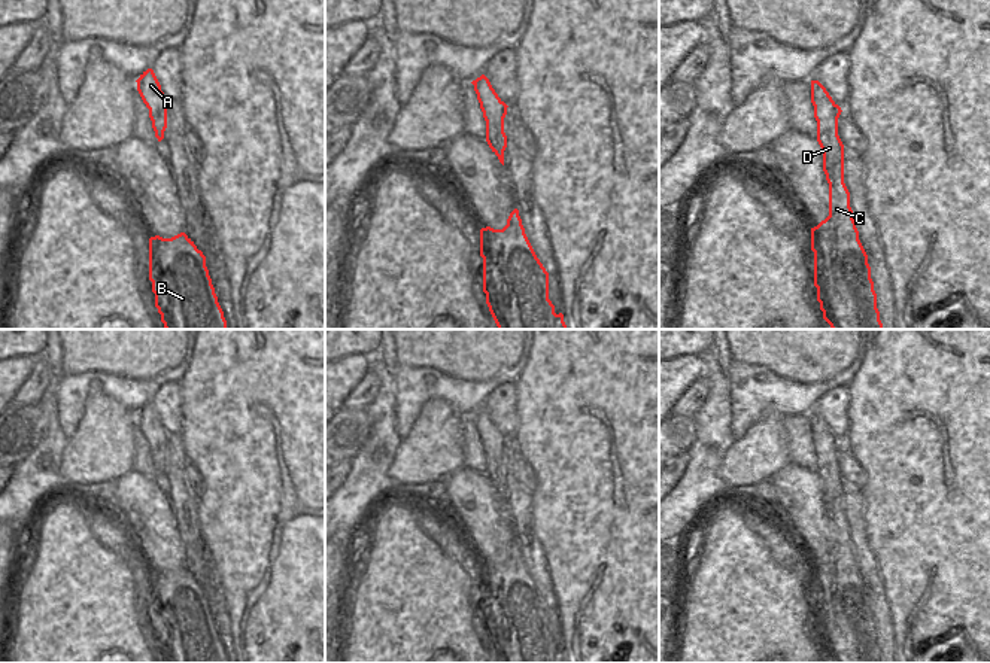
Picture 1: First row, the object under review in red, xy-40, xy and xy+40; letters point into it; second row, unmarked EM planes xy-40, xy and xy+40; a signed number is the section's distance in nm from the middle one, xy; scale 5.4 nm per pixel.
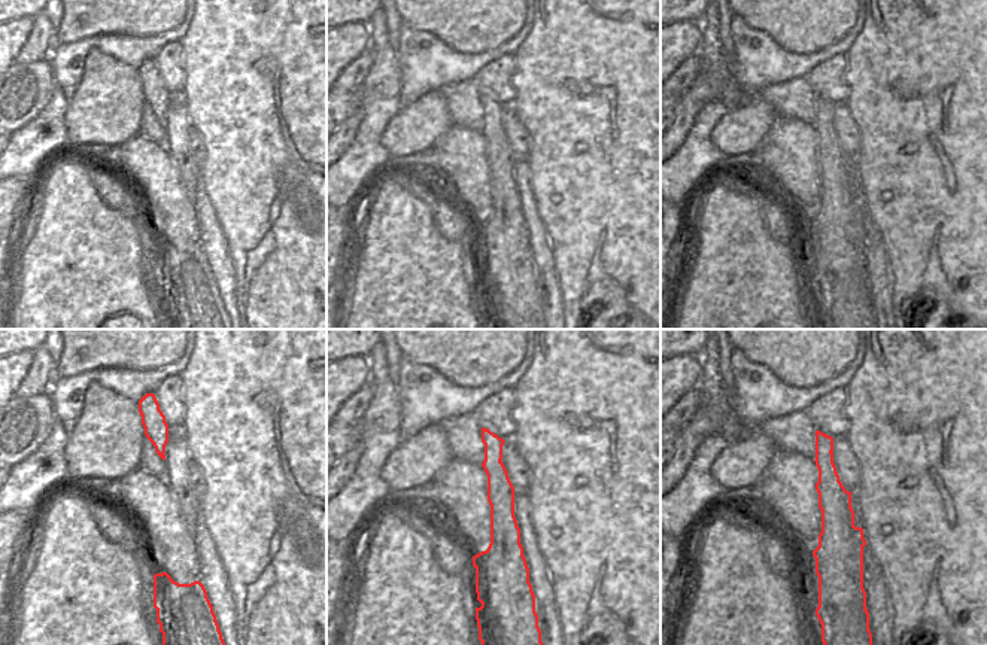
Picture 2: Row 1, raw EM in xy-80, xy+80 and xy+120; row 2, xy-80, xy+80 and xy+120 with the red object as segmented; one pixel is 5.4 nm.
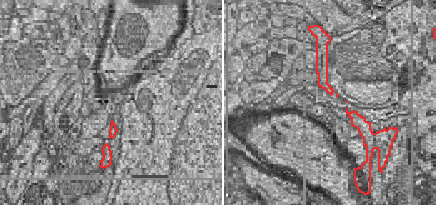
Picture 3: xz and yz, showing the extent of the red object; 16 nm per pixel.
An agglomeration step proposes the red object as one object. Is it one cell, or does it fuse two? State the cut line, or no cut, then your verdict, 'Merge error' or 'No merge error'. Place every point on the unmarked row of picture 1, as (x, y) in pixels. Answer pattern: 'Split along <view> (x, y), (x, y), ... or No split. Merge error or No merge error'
Split along xy (485, 444), (489, 453), (491, 471), (495, 476). Merge error

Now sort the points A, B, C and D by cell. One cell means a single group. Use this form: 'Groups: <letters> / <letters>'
Groups: A / B C D

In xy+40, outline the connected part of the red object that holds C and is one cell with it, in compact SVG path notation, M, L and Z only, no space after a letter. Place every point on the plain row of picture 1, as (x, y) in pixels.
M819 445L814 451L829 517L829 550L811 562L817 635L832 663L883 663L868 589L844 517L844 478L827 450Z

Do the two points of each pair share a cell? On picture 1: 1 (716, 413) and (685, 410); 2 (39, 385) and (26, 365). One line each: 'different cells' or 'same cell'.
1: different cells
2: different cells

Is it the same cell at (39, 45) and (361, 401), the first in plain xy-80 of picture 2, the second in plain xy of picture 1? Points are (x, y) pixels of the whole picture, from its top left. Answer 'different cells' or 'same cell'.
same cell

